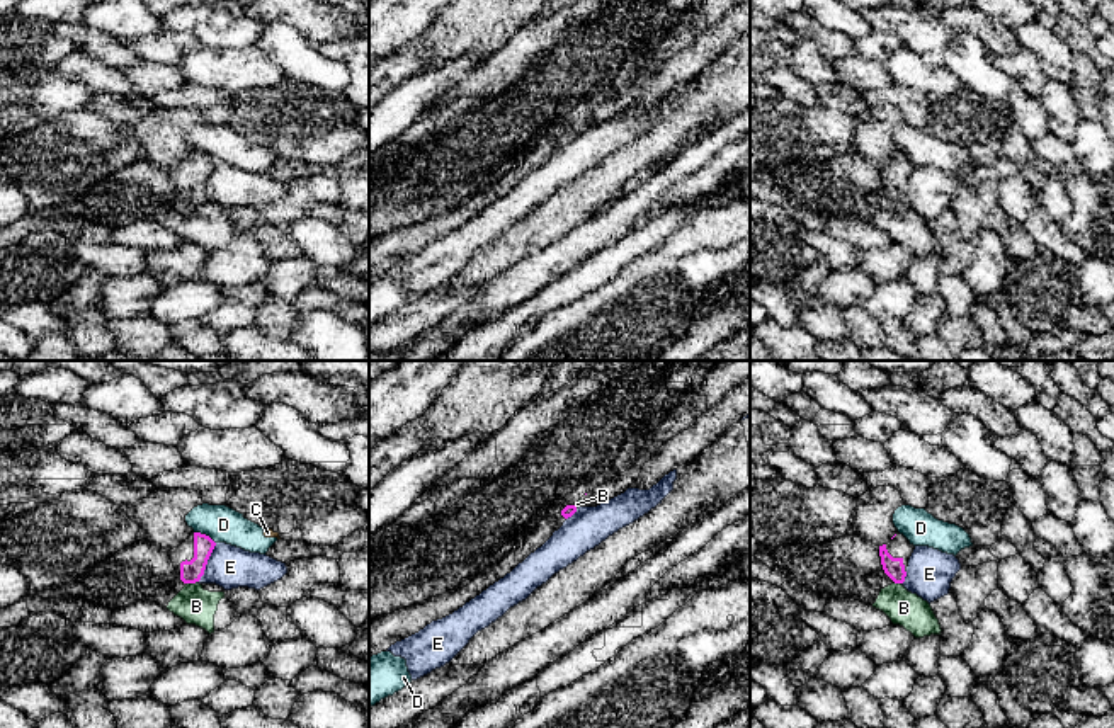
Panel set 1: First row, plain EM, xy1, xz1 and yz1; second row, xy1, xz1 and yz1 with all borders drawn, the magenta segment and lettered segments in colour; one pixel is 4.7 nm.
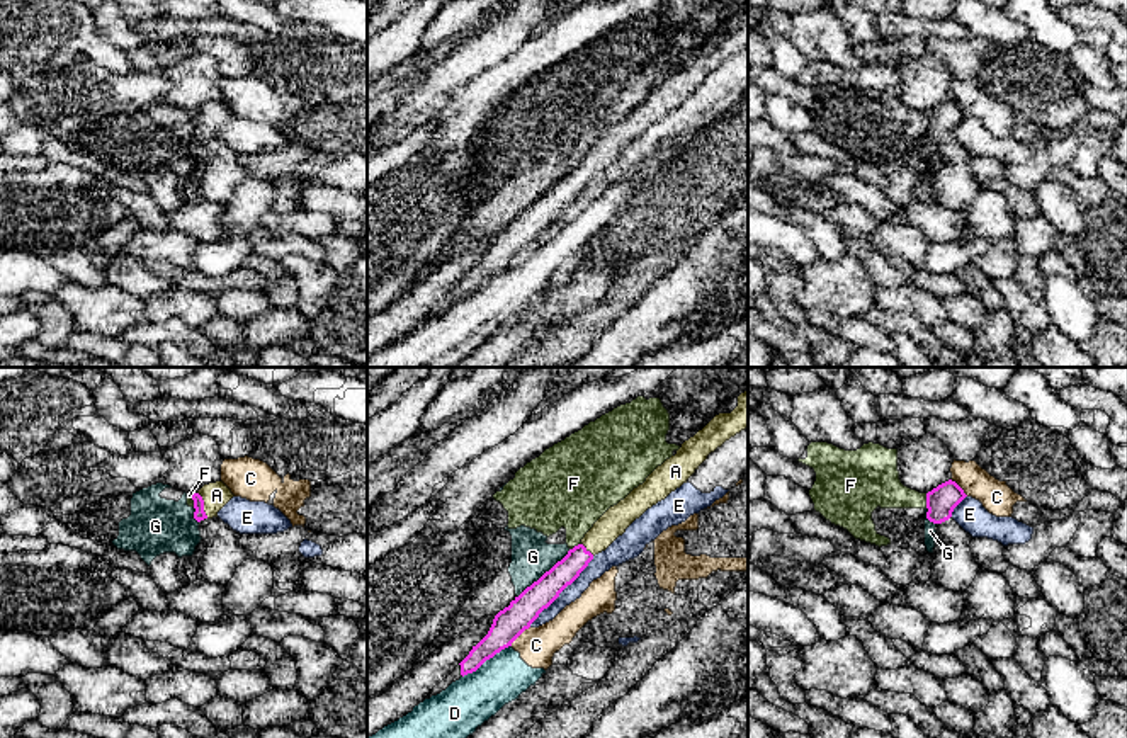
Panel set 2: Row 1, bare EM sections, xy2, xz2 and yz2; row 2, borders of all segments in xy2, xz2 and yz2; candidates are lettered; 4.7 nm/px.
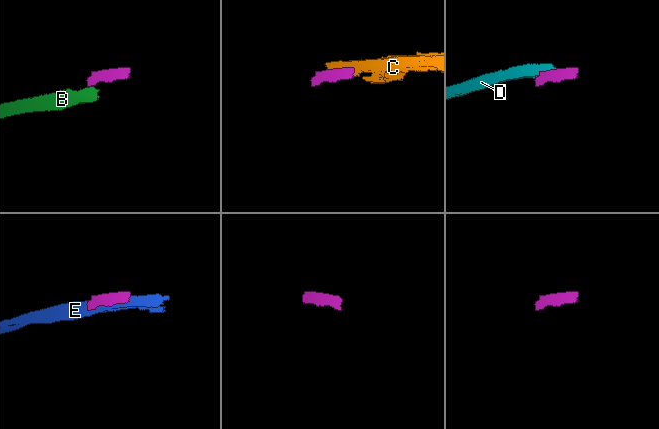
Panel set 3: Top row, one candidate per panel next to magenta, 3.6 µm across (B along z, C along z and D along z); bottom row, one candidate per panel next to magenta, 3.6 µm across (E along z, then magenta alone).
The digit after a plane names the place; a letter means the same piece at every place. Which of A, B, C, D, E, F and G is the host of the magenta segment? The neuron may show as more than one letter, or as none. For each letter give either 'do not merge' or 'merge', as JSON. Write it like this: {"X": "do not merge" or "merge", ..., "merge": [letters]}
{"A": "merge", "B": "do not merge", "C": "do not merge", "D": "do not merge", "E": "do not merge", "F": "do not merge", "G": "do not merge", "merge": ["A"]}

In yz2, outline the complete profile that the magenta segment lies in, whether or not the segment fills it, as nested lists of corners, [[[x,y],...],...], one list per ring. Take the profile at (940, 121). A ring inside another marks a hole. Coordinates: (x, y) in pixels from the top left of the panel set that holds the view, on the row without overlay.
[[[952,99],[926,112],[926,138],[942,143],[952,136],[954,128],[966,117],[964,109]]]

